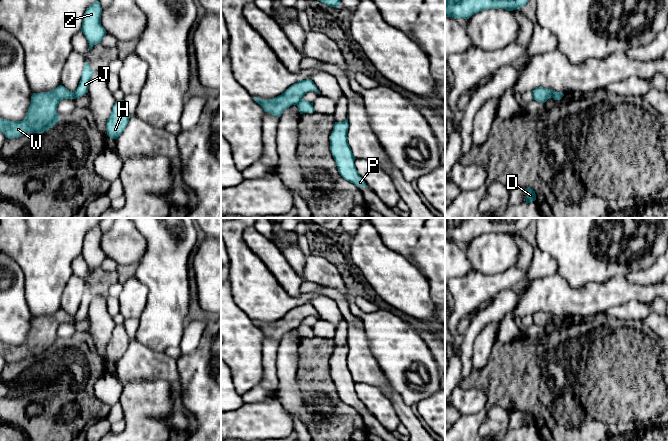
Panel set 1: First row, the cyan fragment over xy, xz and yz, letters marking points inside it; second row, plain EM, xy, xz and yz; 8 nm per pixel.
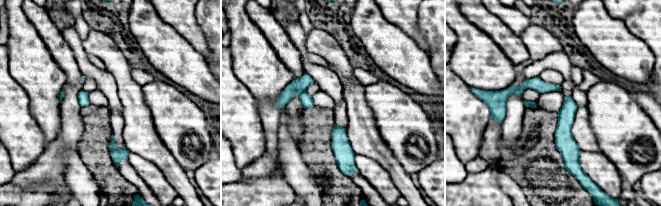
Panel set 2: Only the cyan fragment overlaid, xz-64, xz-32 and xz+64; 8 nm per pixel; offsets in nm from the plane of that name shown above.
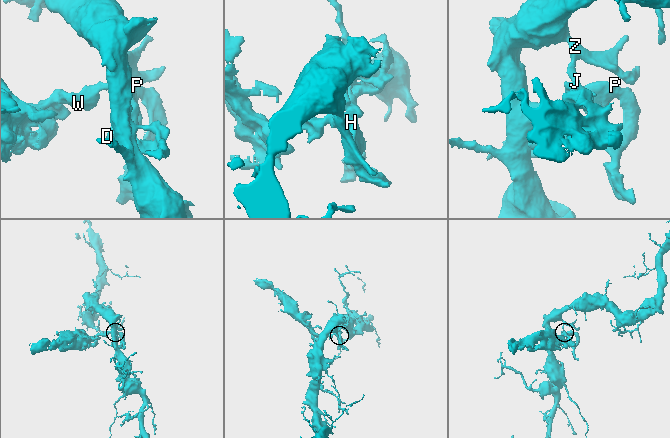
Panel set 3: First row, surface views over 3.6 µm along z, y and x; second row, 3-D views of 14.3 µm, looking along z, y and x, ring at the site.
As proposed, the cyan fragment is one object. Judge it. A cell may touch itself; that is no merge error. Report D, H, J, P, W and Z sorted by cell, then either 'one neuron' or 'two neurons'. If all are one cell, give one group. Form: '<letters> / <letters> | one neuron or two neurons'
D J Z / H P W | two neurons

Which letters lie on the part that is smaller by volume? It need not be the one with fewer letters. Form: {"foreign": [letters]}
{"foreign": ["H", "P", "W"]}

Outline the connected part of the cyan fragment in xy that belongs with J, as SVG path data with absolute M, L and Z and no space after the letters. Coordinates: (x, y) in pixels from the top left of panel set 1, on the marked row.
M85 61L81 80L79 82L77 89L74 91L74 99L80 98L88 92L89 82L93 74L94 74L93 70Z

